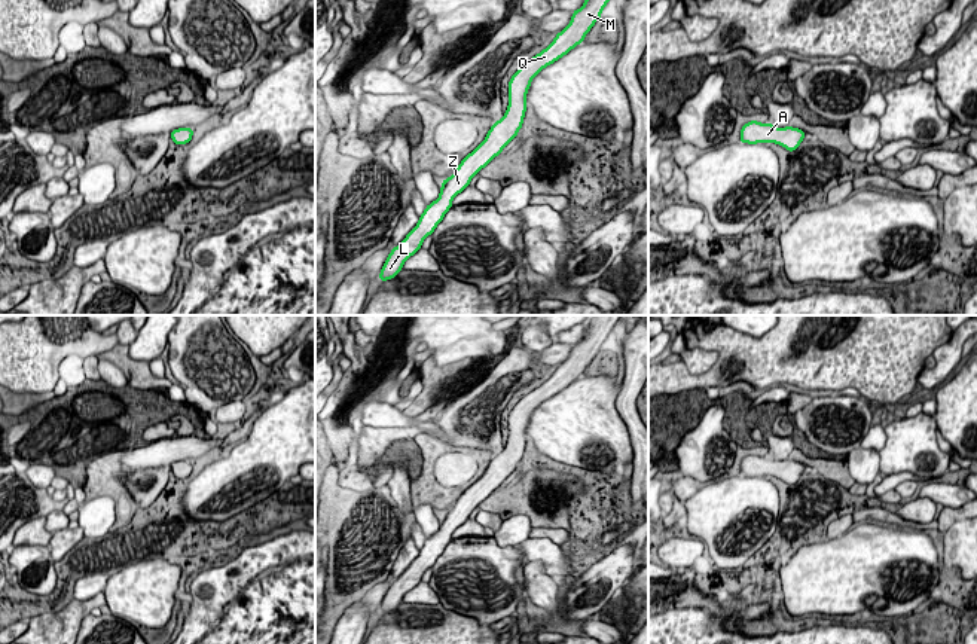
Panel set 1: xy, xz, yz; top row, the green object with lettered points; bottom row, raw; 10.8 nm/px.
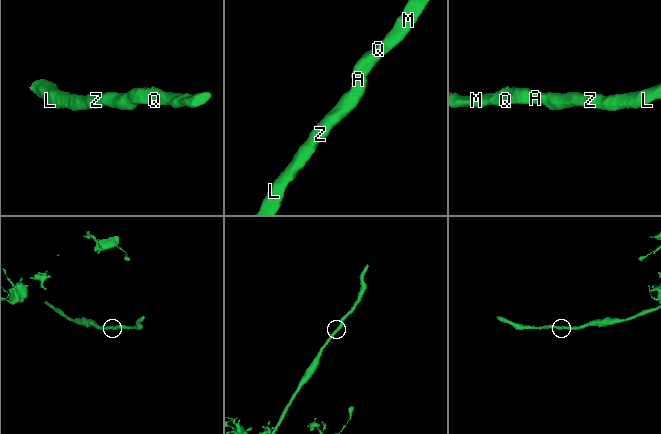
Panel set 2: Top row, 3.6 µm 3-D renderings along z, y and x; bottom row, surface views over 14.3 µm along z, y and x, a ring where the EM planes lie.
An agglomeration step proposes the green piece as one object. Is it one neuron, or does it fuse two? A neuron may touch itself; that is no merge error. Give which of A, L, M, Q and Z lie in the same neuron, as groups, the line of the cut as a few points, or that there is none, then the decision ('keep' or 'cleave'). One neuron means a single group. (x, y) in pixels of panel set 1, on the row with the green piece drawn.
A L M Q Z; no cut; keep

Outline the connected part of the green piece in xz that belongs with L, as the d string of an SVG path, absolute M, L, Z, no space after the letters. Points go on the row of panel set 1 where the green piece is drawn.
M584 0L584 4L573 12L570 24L556 34L553 42L540 54L523 62L509 80L509 106L504 116L494 122L485 140L461 161L455 173L442 181L440 195L425 207L416 226L406 238L391 250L379 281L393 280L403 269L403 263L413 256L422 241L433 235L437 225L451 210L454 198L461 193L471 178L485 168L517 135L526 112L526 94L531 80L547 65L553 64L584 40L595 22L601 18L610 0Z

